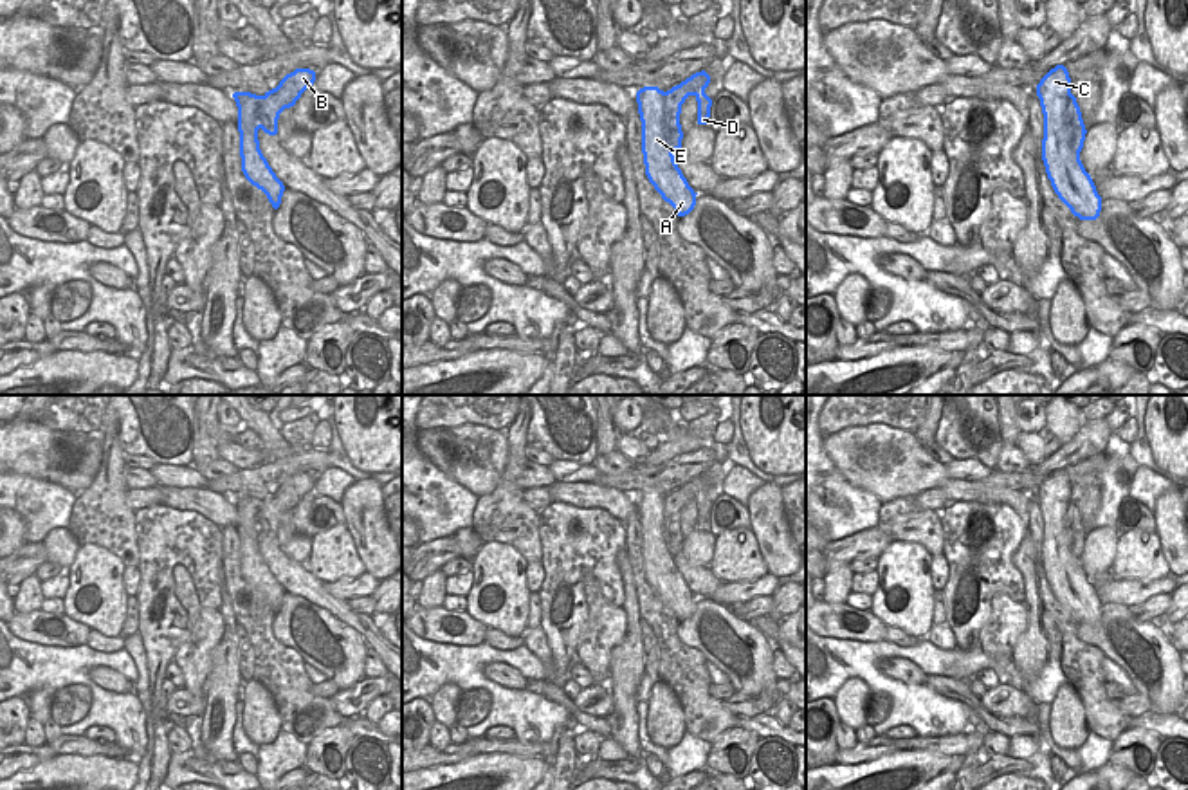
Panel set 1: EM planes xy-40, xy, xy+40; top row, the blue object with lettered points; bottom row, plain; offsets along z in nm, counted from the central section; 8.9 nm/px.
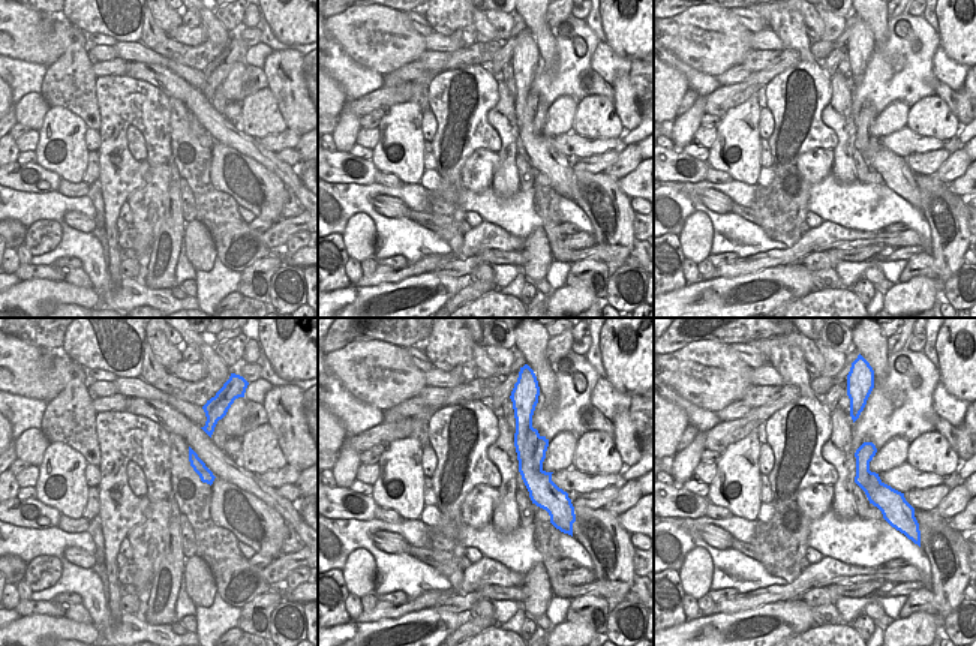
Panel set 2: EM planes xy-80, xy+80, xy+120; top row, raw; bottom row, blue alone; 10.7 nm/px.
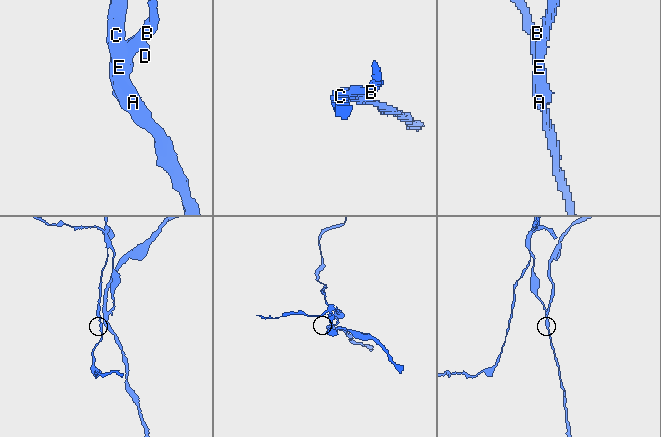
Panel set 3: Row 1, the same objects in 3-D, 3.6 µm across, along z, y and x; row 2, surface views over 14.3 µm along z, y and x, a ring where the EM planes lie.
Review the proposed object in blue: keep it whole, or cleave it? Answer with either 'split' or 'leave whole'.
split

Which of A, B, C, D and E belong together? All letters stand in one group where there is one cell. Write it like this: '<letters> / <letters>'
A C E / B D

